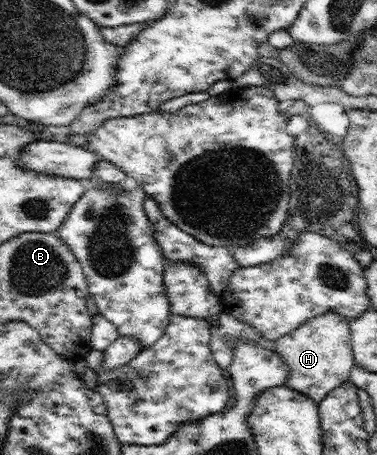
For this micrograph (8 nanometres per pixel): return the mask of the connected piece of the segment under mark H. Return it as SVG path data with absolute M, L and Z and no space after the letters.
M324 313L277 339L272 350L280 353L288 365L288 376L284 384L311 397L318 405L330 391L349 380L350 371L355 366L349 326L348 319L340 313Z

